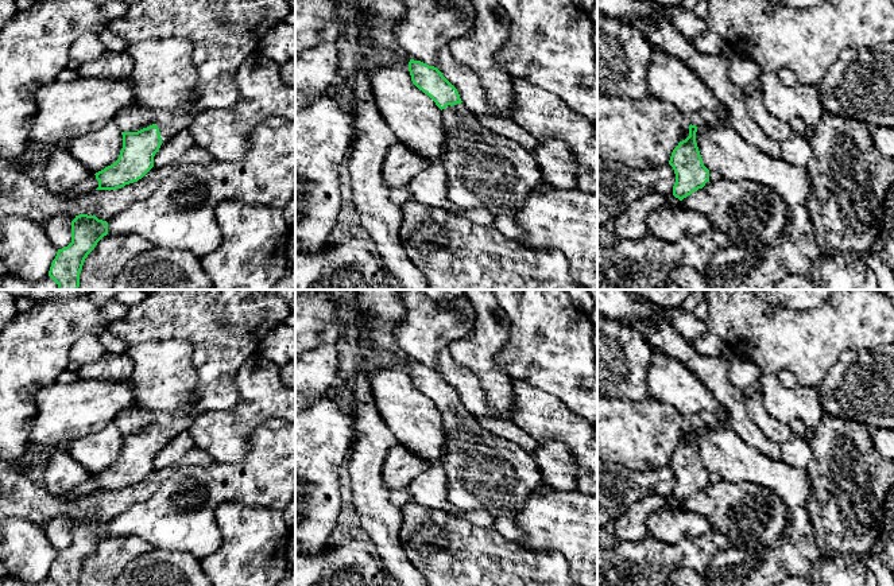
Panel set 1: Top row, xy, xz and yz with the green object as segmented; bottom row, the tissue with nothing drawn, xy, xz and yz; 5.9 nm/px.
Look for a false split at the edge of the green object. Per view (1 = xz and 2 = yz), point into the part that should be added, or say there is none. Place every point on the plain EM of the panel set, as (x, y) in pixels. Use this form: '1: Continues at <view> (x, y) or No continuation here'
1: Continues at xz (486, 472)
2: Continues at yz (701, 420)

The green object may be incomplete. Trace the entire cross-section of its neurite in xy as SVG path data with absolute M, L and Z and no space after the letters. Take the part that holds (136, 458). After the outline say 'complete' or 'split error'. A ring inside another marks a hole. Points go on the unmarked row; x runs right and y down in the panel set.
M150 290L123 318L111 322L108 331L129 346L154 341L189 341L198 381L193 393L194 405L189 411L163 415L143 411L136 404L116 415L113 423L121 432L123 450L113 466L94 476L98 482L96 492L116 492L138 484L154 469L159 450L187 431L197 415L233 408L239 401L236 375L240 365L259 352L267 333L282 325L291 313L283 298L263 290Z; split error

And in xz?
M410 361L409 373L413 385L427 396L441 411L446 431L441 467L448 477L448 500L456 511L488 511L495 519L512 519L526 498L542 484L542 476L533 454L516 443L483 428L461 403L457 391L442 375L421 362Z; split error

